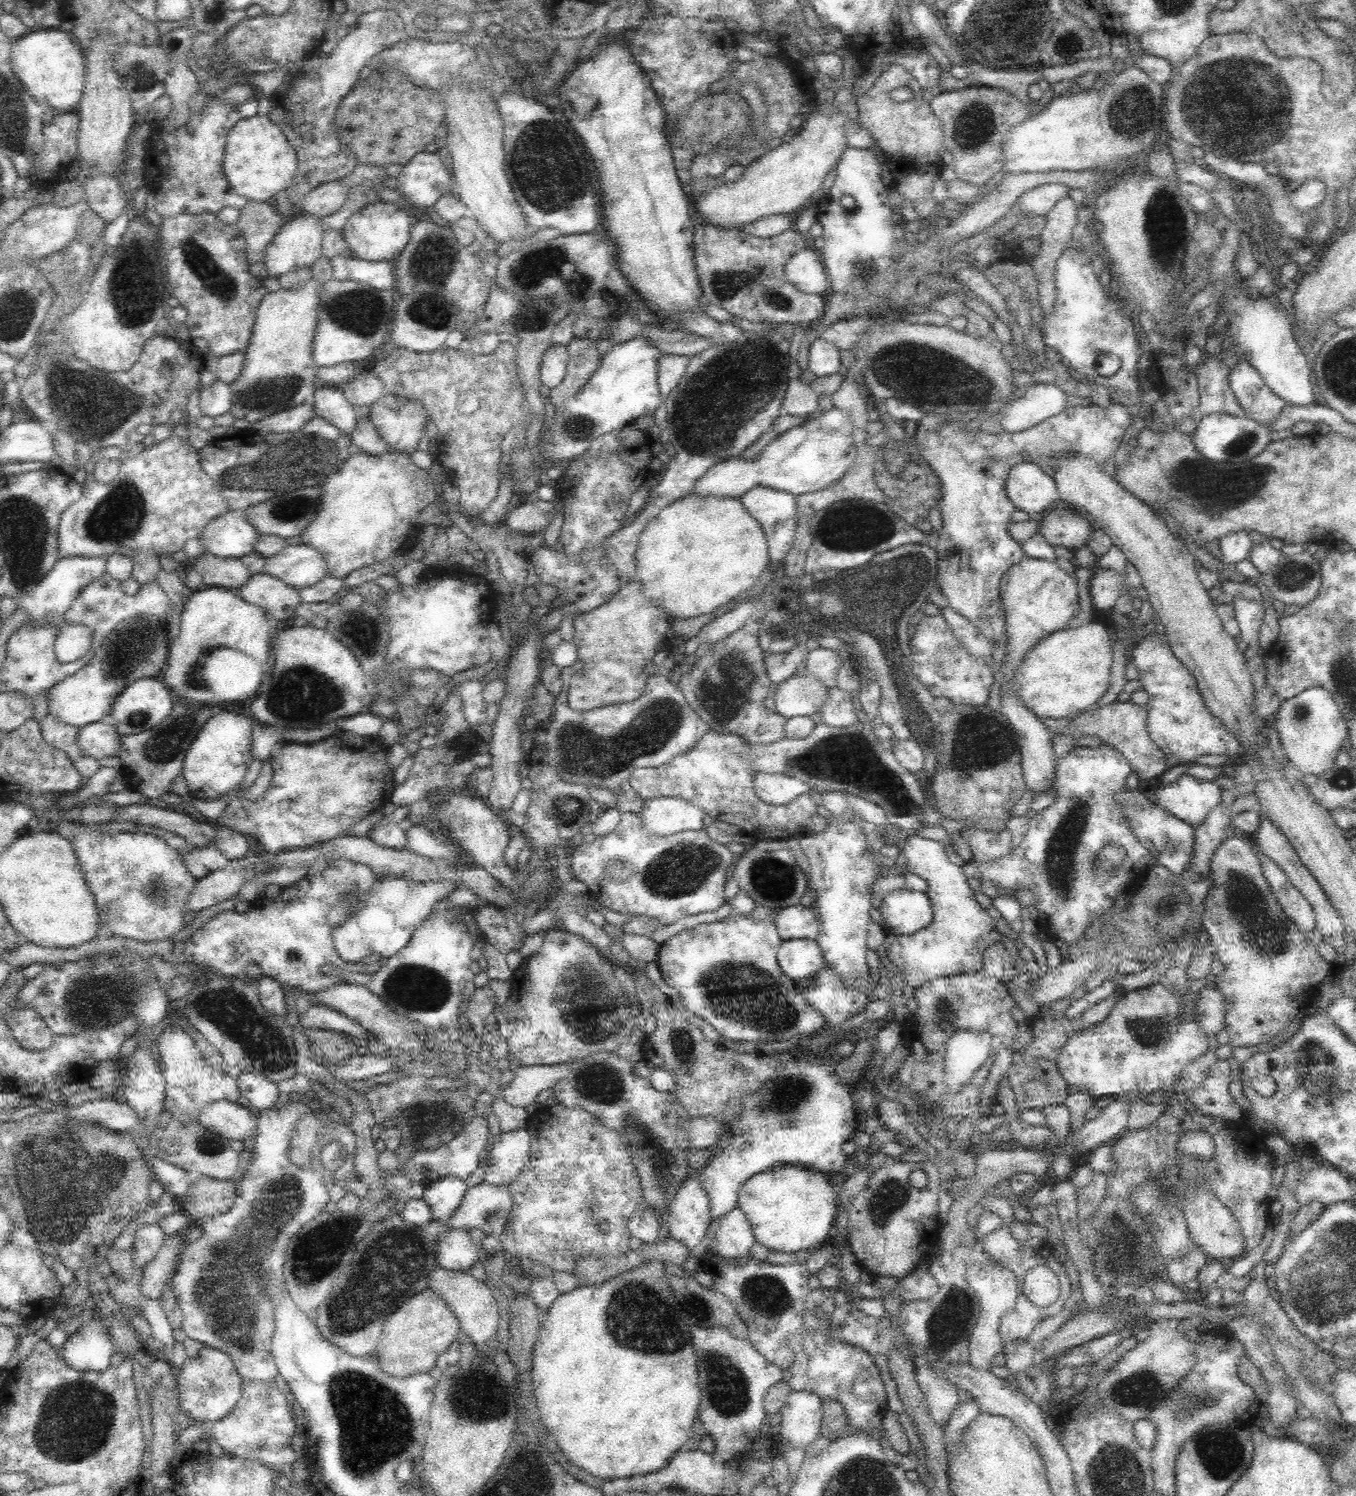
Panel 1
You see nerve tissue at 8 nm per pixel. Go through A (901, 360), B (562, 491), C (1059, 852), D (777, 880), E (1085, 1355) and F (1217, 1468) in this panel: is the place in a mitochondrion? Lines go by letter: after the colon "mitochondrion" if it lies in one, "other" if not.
A: mitochondrion
B: other
C: mitochondrion
D: mitochondrion
E: other
F: mitochondrion

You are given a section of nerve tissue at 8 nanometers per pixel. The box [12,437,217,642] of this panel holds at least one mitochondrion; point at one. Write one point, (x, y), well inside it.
(119, 515)

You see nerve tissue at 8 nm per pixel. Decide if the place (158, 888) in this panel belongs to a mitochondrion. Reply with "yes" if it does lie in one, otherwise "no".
yes

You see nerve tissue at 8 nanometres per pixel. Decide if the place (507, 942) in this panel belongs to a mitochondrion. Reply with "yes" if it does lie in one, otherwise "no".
no

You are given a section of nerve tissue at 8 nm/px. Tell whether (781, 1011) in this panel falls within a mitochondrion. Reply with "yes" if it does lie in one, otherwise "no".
yes

